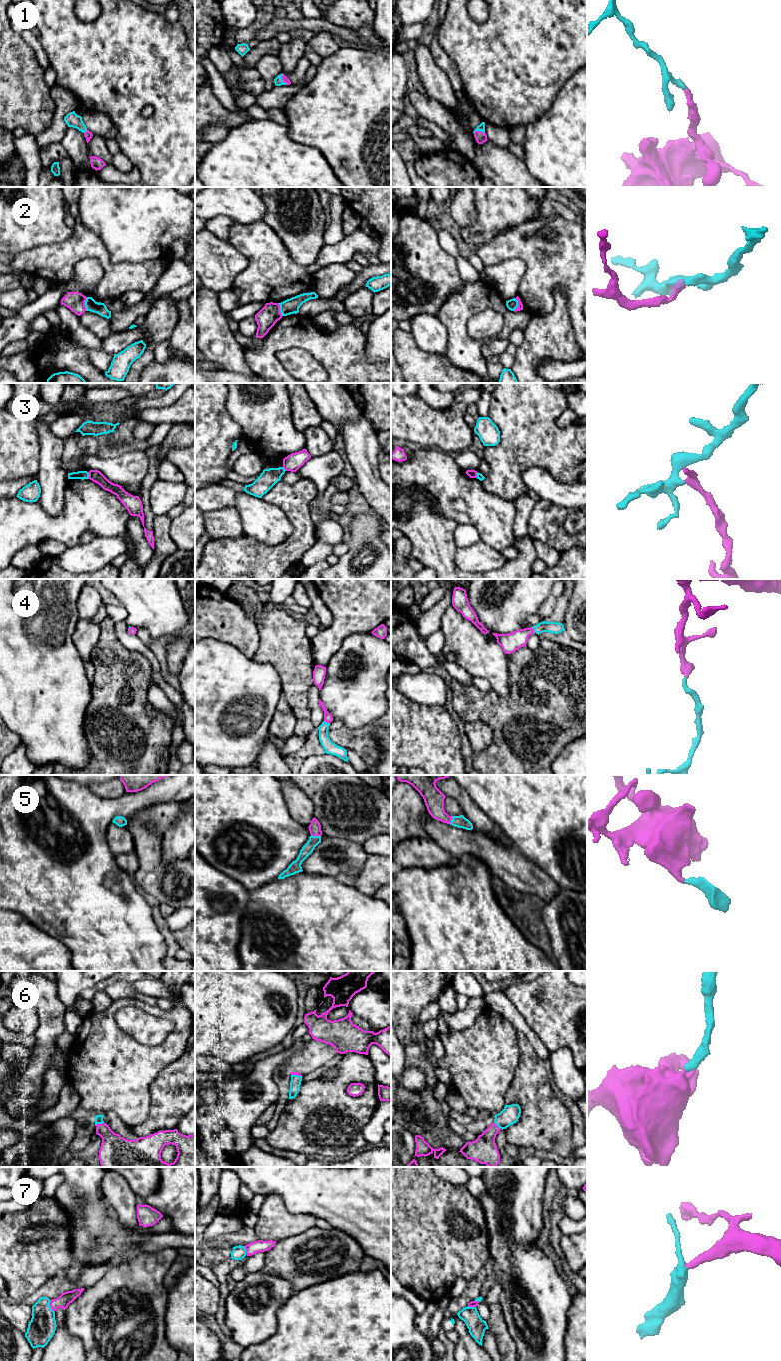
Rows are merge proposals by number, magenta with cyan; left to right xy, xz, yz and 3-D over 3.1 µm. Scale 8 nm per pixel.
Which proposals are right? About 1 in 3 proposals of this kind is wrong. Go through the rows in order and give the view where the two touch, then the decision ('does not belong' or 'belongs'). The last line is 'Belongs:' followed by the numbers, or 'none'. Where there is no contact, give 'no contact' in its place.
1: yz | belongs
2: xy | belongs
3: xy | does not belong
4: xz | belongs
5: xz | belongs
6: xy | belongs
7: xy | does not belong
Belongs: 1, 2, 4, 5, 6

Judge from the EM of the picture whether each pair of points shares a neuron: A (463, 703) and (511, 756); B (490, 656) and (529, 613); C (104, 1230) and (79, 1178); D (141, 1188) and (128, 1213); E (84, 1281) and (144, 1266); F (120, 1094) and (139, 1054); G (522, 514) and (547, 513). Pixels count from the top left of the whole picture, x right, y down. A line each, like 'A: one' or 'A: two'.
A: one
B: two
C: one
D: two
E: two
F: one
G: two

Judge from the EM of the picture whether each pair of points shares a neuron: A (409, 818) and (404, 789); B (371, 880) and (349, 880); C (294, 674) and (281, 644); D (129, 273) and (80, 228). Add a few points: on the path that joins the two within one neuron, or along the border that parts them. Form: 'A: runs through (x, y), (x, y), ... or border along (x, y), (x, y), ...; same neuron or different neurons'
A: runs through (404, 811), (404, 796); same neuron
B: border along (366, 859), (356, 877), (354, 886); different neurons
C: runs through (294, 667), (293, 660), (288, 651); same neuron
D: runs through (115, 271), (89, 242); same neuron

